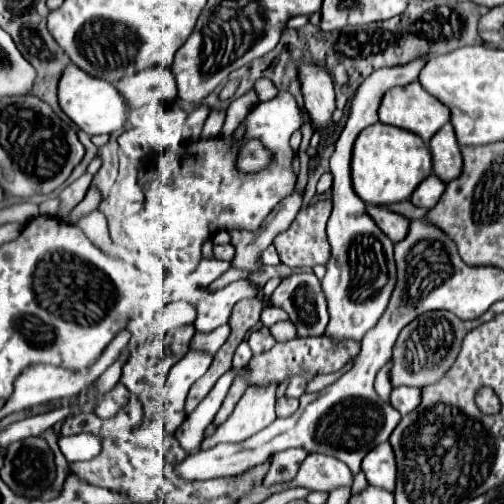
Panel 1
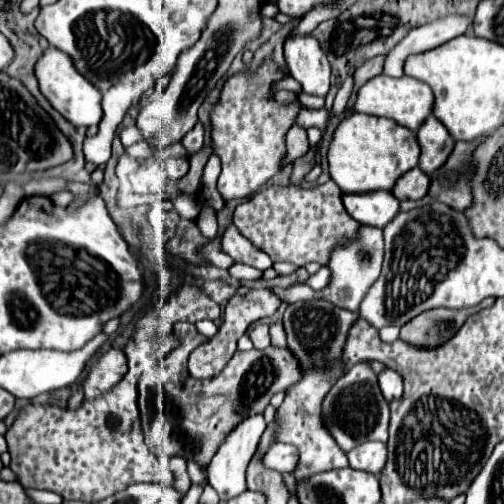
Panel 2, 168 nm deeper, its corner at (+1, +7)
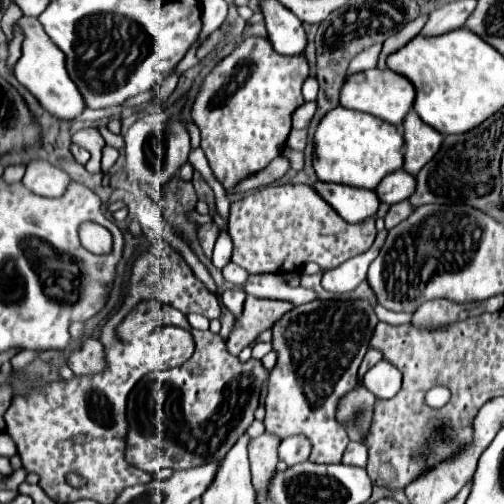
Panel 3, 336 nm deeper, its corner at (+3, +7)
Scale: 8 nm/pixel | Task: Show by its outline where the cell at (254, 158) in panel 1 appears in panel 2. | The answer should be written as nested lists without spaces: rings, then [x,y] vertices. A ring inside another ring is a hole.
[[[265,61],[257,73],[239,73],[231,77],[221,91],[221,99],[217,103],[221,107],[217,113],[215,109],[211,113],[213,151],[221,157],[217,189],[225,201],[247,199],[281,171],[281,165],[287,157],[285,133],[293,125],[295,113],[299,109],[299,105],[275,105],[269,87],[281,77],[283,75],[273,61]]]

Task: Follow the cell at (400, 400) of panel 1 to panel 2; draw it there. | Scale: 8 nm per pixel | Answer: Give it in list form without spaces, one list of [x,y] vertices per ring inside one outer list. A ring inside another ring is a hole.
[[[385,369],[379,375],[379,387],[381,387],[387,401],[395,401],[395,399],[403,397],[403,379],[393,369]]]

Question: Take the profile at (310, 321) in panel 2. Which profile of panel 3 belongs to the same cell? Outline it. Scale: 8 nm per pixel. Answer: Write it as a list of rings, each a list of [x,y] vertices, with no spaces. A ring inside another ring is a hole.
[[[319,299],[285,313],[271,327],[277,365],[269,373],[267,383],[265,429],[281,439],[303,433],[313,443],[309,461],[341,463],[349,437],[337,423],[337,405],[345,393],[357,387],[357,369],[369,349],[369,337],[377,323],[375,305],[365,299]]]

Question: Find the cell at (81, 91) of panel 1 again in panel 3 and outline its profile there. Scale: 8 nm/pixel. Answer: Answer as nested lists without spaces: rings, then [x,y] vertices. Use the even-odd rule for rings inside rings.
[[[21,17],[17,21],[17,27],[23,33],[23,45],[21,45],[21,59],[15,65],[15,77],[17,81],[33,93],[33,97],[57,119],[73,119],[85,109],[85,101],[75,87],[75,83],[69,79],[65,71],[65,57],[63,51],[49,39],[49,35],[43,31],[43,25],[35,17]]]

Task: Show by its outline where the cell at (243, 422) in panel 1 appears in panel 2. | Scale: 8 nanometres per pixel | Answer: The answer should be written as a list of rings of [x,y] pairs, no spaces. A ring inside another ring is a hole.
[[[257,413],[257,415],[251,415],[247,419],[243,419],[235,429],[231,429],[231,433],[225,437],[223,445],[217,449],[215,457],[211,459],[209,463],[209,485],[219,493],[219,497],[223,501],[231,499],[231,497],[237,497],[239,493],[243,493],[247,489],[245,485],[245,469],[257,449],[257,443],[259,443],[259,437],[263,435],[265,431],[265,419],[263,419],[263,413]]]

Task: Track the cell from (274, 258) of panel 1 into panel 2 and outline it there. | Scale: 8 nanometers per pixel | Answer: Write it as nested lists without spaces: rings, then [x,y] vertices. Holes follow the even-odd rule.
[[[235,225],[227,227],[227,231],[223,233],[223,243],[221,245],[223,245],[223,251],[227,251],[235,261],[247,263],[247,265],[251,265],[259,271],[265,271],[273,265],[271,257],[265,251],[261,251],[257,245],[253,245],[247,237],[243,237],[235,229]]]

